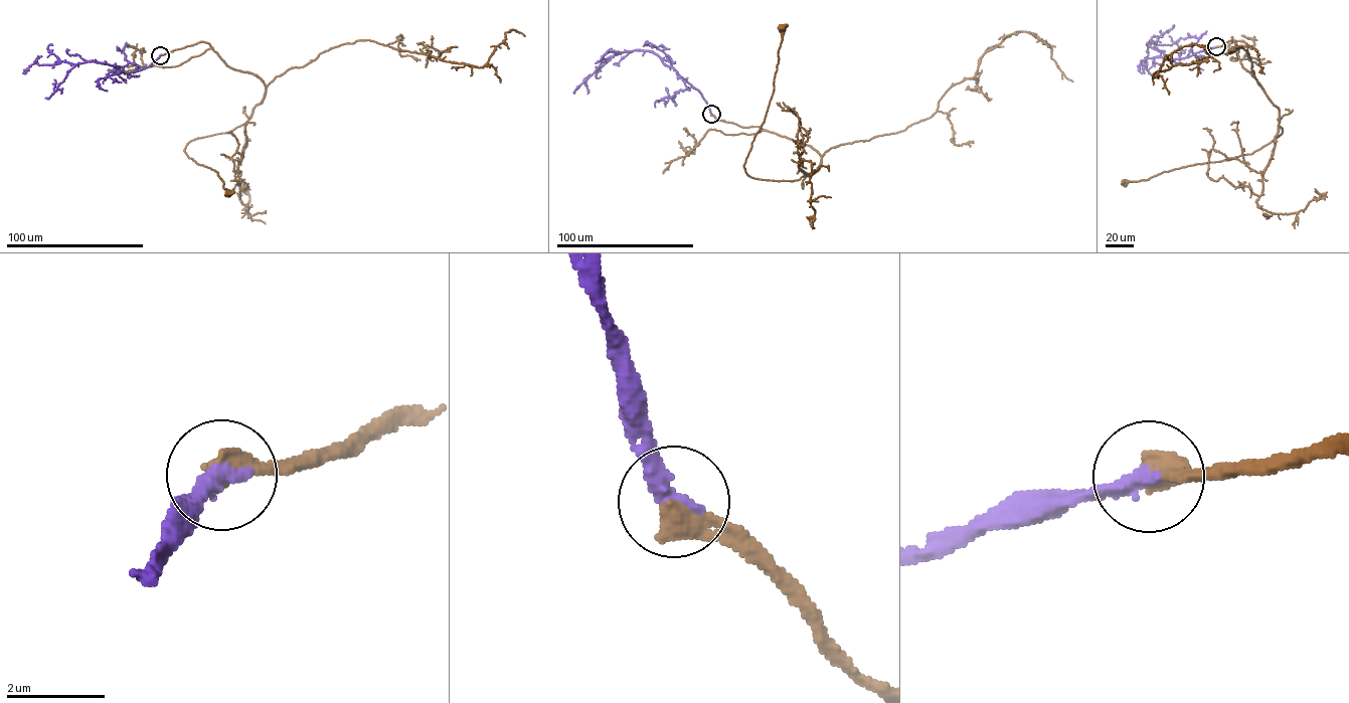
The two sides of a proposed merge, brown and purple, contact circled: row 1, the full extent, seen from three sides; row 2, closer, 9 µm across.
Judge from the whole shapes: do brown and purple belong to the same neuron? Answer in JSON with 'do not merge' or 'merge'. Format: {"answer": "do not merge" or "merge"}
{"answer": "merge"}

